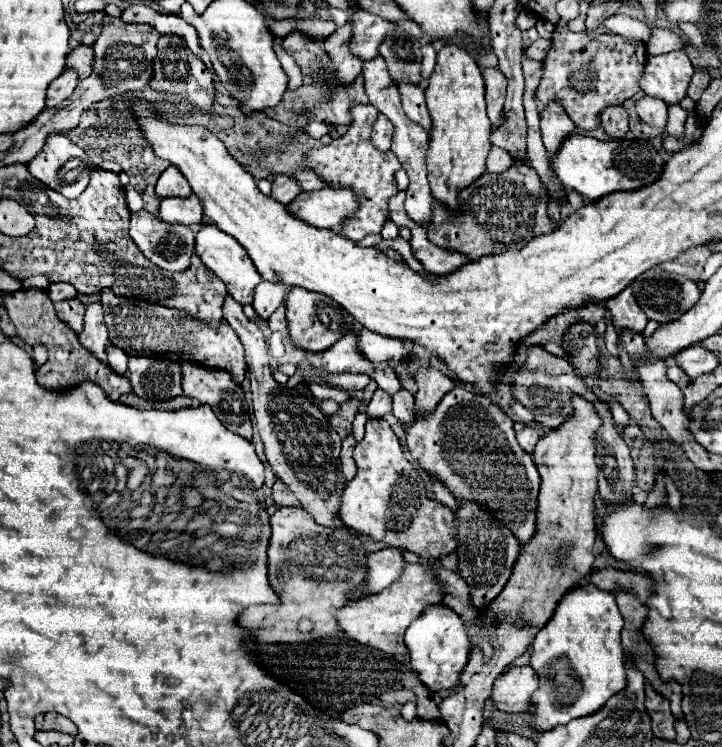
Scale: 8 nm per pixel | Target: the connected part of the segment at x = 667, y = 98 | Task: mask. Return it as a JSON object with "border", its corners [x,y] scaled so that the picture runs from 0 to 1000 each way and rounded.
{"border":[[[925,70],[895,75],[892,102],[884,110],[898,129],[911,129],[922,139],[939,139],[950,129],[950,118],[961,99],[961,88],[950,70]]]}

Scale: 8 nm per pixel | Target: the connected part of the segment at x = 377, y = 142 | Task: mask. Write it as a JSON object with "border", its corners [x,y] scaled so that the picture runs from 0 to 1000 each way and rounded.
{"border":[[[526,153],[518,166],[518,195],[524,201],[540,201],[543,179],[546,179],[546,169],[540,166],[540,161],[535,155]]]}

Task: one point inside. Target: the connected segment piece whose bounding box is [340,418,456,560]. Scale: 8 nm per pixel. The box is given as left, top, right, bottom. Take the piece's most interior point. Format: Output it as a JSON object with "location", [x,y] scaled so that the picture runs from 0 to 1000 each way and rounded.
{"location":[536,669]}

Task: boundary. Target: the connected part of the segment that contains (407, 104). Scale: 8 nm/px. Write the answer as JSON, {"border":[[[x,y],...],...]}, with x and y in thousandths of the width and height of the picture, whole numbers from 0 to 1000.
{"border":[[[546,107],[546,112],[551,115],[557,145],[560,145],[562,155],[568,161],[584,166],[584,171],[593,177],[596,174],[596,153],[590,145],[587,120],[579,112],[562,112],[562,107]]]}

